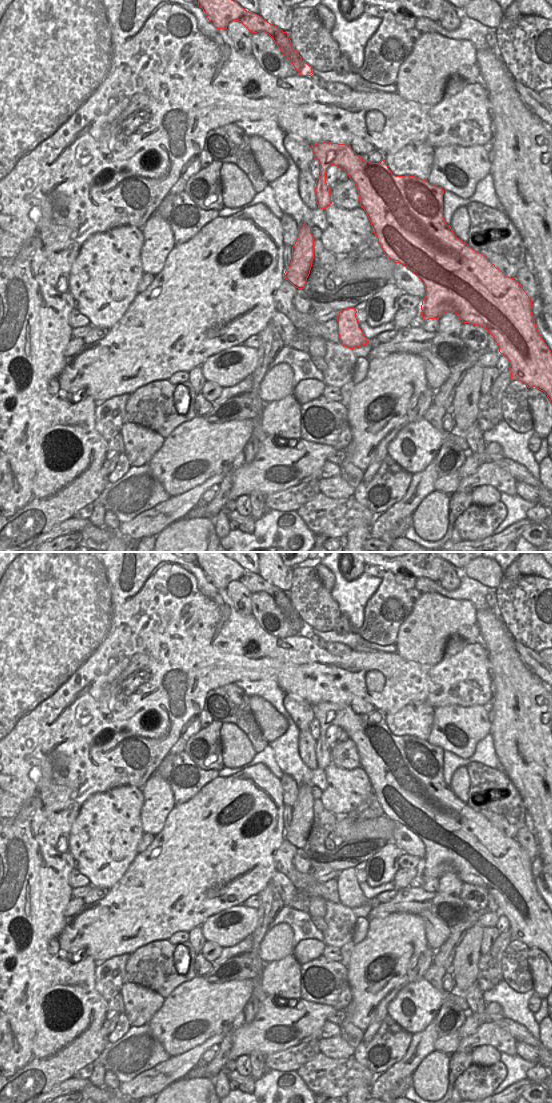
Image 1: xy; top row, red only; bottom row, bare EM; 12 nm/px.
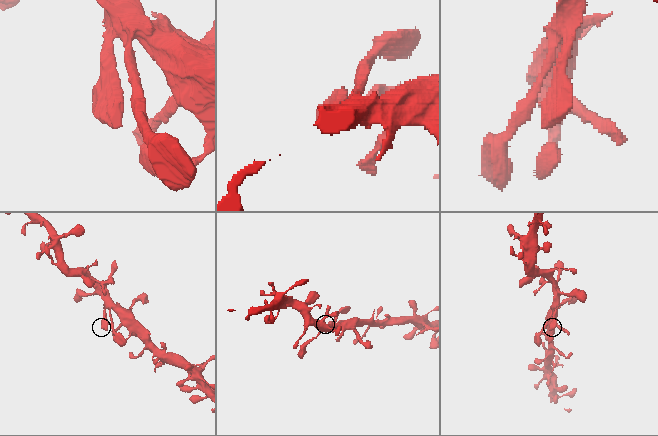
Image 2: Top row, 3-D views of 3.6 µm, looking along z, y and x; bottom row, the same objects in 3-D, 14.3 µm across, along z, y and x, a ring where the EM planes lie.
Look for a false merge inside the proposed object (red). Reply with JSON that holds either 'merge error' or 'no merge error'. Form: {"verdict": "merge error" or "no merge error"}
{"verdict": "no merge error"}

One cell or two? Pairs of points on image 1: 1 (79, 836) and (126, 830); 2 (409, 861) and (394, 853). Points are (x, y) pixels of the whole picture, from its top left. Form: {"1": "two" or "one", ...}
{"1": "one", "2": "two"}

